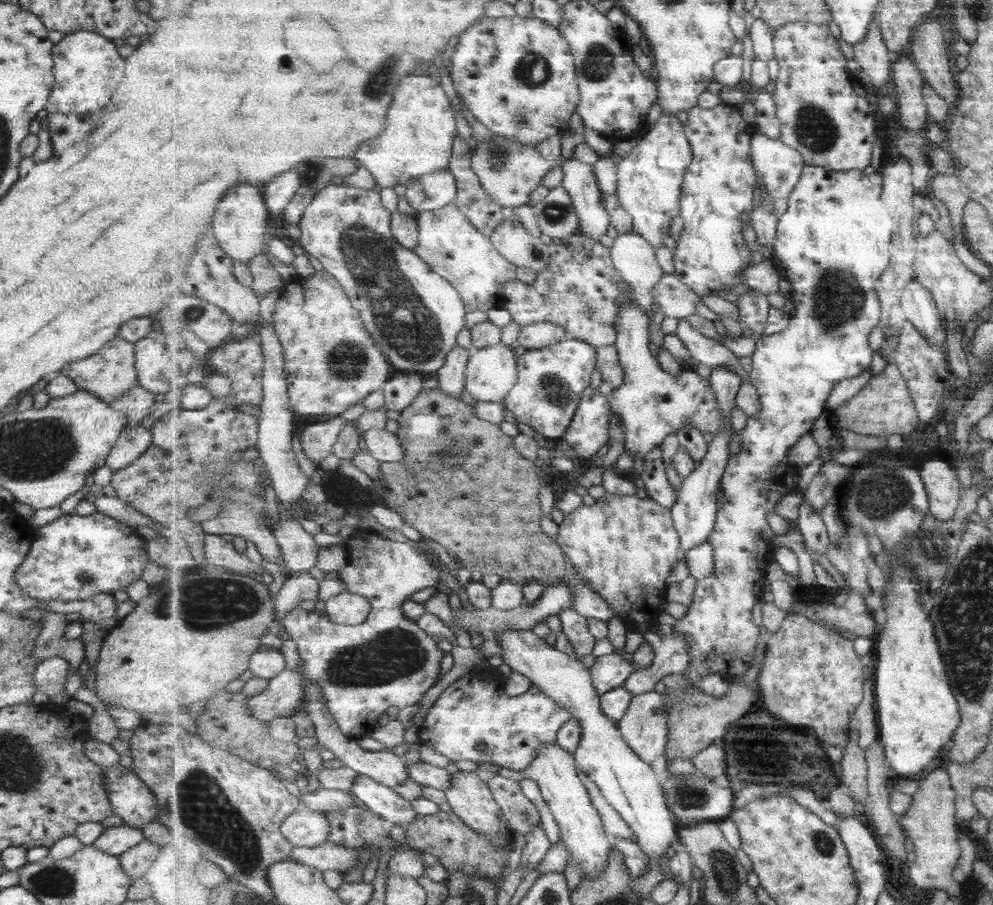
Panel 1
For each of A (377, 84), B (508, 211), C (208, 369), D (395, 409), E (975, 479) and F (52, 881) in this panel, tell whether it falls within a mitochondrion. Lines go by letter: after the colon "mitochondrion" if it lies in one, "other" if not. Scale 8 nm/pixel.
A: mitochondrion
B: other
C: other
D: other
E: other
F: mitochondrion

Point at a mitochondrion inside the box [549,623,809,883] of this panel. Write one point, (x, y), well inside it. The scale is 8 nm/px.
(691, 796)

